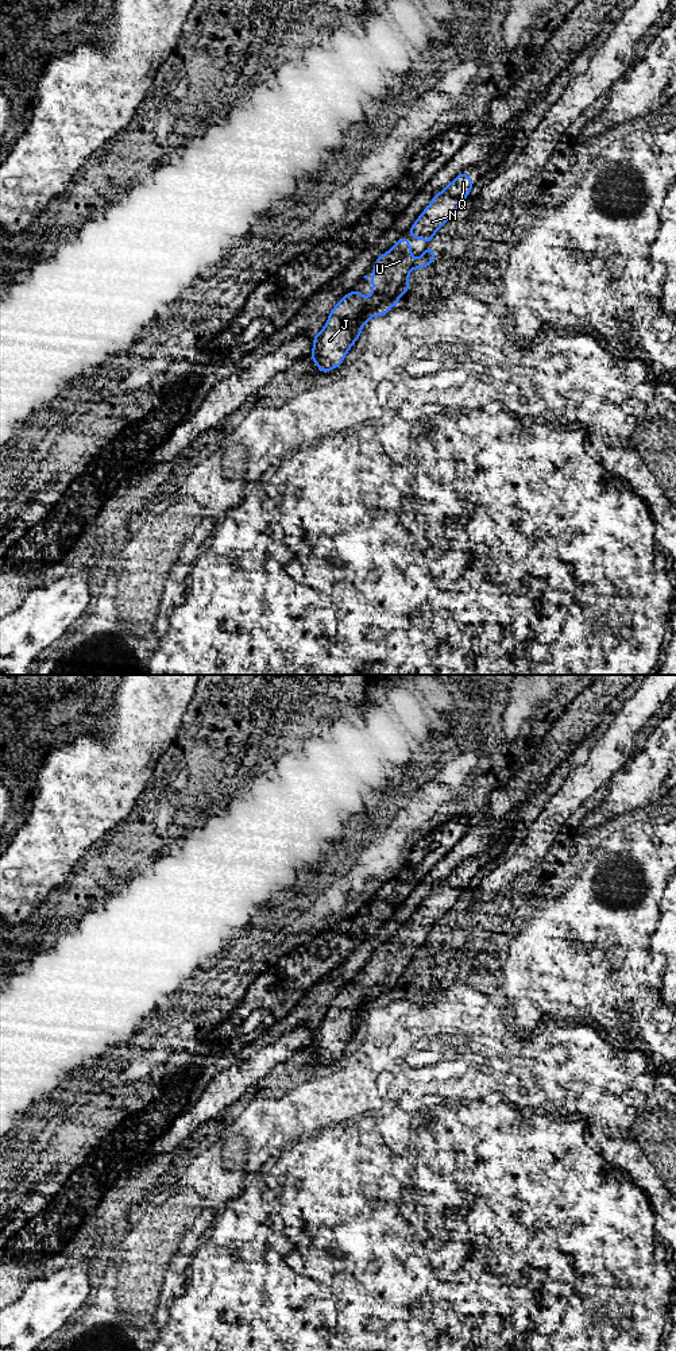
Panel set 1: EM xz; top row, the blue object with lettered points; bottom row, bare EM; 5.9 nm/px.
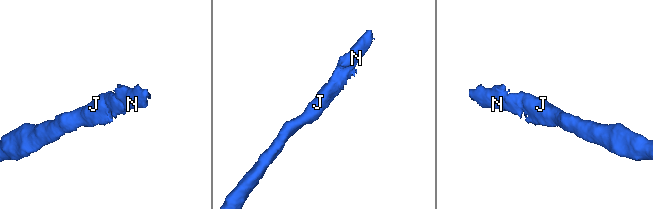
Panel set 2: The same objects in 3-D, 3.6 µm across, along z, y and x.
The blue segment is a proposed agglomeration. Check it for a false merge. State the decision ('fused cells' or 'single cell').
single cell

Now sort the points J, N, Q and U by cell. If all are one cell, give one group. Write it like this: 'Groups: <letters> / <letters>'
Groups: J N Q U

